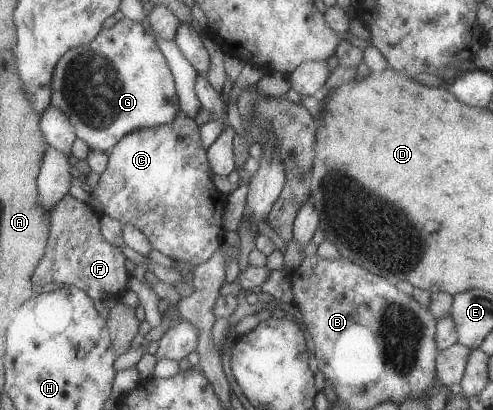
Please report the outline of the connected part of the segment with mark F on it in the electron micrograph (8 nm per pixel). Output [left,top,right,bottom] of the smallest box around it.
[31,194,130,302]

